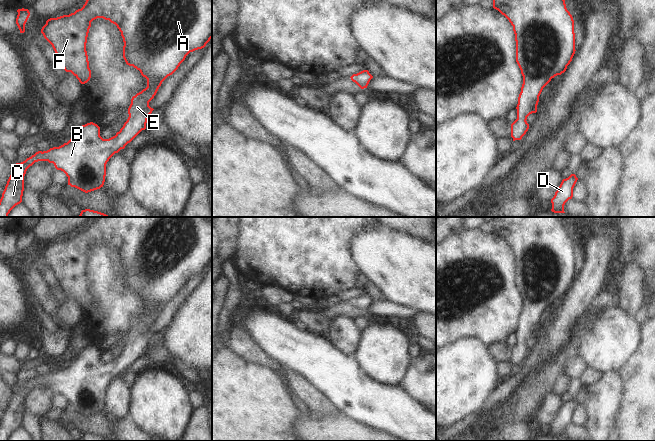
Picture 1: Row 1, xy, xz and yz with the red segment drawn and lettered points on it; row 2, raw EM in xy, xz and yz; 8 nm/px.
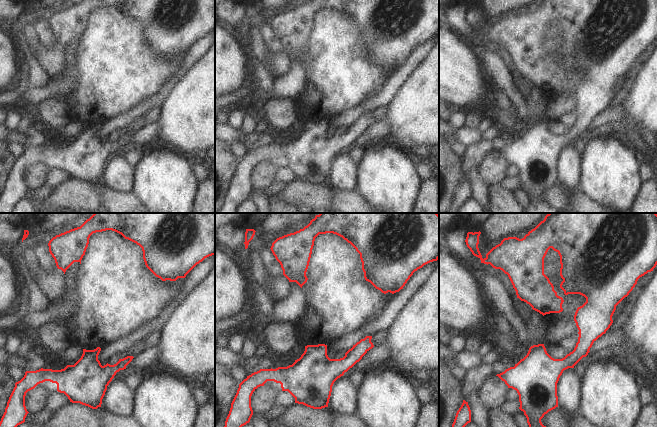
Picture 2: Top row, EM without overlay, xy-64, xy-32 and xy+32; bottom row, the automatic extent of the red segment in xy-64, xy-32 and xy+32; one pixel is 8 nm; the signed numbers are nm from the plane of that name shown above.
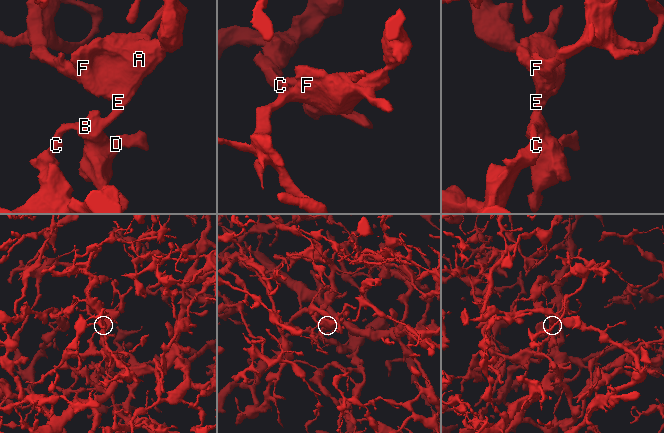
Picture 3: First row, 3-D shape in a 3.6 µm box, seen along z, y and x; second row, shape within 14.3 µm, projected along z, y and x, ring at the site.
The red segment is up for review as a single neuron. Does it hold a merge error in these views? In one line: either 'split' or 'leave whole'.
leave whole

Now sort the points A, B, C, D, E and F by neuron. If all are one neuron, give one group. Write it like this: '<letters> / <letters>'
A B C D E F

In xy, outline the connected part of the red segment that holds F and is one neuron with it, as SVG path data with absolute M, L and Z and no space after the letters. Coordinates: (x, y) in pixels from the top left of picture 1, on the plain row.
M96 217L74 237L48 243L41 257L52 269L64 294L71 296L81 308L91 302L86 267L91 246L97 242L109 244L117 250L124 266L123 282L127 289L139 294L147 303L147 311L132 321L129 341L115 360L103 363L100 351L90 346L80 350L67 367L38 375L25 385L16 387L0 423L0 441L8 441L10 435L22 426L24 400L27 393L38 385L53 387L57 394L66 398L68 409L85 417L103 411L109 383L146 353L147 343L154 334L149 326L162 306L178 293L190 276L204 272L212 262L212 217Z

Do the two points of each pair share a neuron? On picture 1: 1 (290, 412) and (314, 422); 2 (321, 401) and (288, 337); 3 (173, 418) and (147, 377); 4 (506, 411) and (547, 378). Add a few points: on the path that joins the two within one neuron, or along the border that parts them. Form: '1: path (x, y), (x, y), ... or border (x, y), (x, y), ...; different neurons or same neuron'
1: border (301, 412), (293, 422), (292, 430); different neurons
2: border (295, 371), (305, 377), (331, 401); different neurons
3: path (163, 408), (159, 404), (153, 387); same neuron
4: path (516, 407), (537, 386); same neuron

